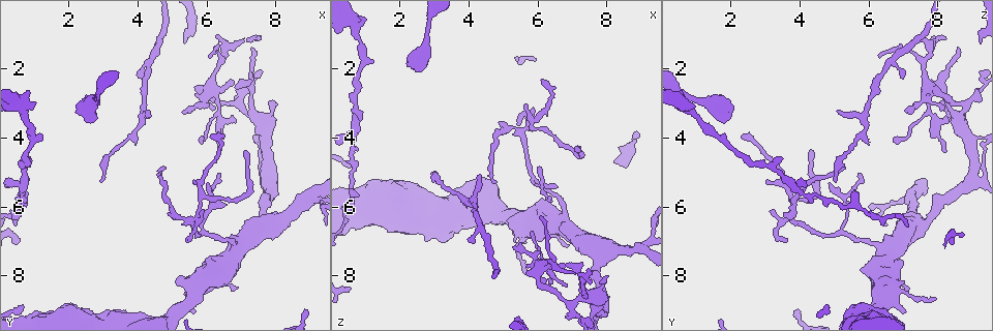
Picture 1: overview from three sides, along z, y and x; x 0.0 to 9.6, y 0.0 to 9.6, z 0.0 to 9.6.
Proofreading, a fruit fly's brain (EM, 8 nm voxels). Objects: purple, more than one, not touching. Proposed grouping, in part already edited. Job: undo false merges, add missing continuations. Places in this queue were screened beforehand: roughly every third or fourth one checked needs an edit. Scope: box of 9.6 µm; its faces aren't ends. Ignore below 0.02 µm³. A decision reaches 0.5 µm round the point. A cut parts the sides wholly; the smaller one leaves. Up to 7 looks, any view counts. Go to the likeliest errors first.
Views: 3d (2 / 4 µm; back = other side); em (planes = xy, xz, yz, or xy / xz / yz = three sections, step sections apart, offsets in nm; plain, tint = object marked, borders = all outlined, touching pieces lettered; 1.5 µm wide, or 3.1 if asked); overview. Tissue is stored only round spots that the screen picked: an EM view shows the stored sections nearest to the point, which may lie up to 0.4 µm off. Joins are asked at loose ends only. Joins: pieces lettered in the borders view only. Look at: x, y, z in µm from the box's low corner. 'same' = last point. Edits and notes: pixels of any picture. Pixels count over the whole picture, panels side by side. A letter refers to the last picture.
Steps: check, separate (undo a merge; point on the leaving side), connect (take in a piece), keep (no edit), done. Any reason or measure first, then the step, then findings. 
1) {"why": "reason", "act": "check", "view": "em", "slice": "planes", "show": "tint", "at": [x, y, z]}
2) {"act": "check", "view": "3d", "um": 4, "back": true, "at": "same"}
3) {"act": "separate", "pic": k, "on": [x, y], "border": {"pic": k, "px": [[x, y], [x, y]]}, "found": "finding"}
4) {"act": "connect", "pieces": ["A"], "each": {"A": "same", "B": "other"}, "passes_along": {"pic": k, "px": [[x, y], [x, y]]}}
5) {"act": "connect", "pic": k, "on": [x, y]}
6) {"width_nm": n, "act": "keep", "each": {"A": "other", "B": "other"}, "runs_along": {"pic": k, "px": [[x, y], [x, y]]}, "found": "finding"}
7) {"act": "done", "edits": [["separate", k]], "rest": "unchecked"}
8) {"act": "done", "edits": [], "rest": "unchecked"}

{"why": "thick end", "act": "check", "view": "3d", "um": 2, "at": [8.10, 2.95, 8.00]}

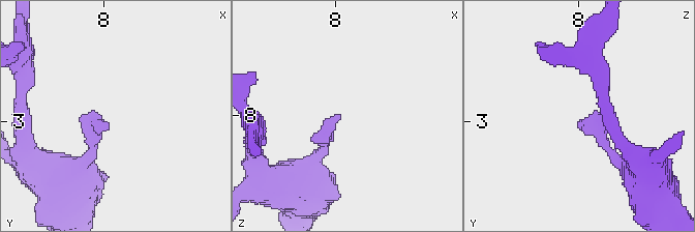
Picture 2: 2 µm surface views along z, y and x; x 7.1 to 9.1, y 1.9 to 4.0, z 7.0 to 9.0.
{"why": "need the tissue", "act": "check", "view": "em", "slice": "planes", "show": "borders", "at": [8.04, 2.98, 8.00]}

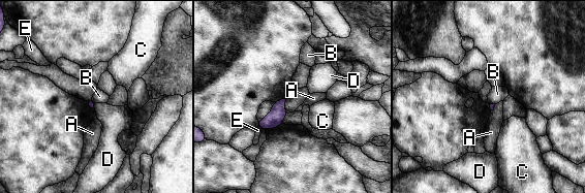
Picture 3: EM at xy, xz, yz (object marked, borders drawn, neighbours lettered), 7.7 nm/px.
{"act": "keep", "each": {"A": "other", "B": "other", "C": "other", "D": "other", "E": "other"}, "border": {"pic": 3, "px": [[285, 99], [284, 109], [287, 113]]}, "found": "no lettered piece goes on from it"}

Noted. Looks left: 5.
{"act": "check", "view": "3d", "um": 2, "at": [4.75, 4.85, 5.30]}

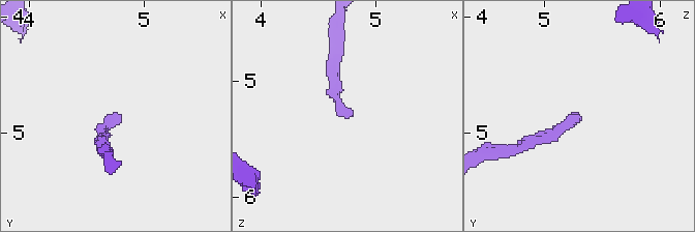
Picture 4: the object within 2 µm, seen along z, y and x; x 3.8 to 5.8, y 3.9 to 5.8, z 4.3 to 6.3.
{"why": "shape alone is not enough", "act": "check", "view": "em", "slice": "xz", "step": 8, "show": "tint", "at": [4.80, 4.84, 5.32]}

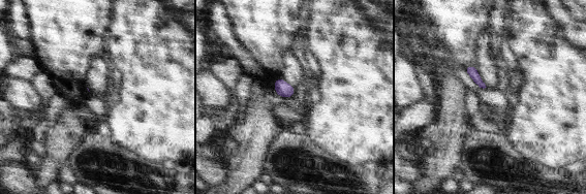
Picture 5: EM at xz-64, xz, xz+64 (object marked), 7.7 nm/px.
{"why": "another direction", "act": "check", "view": "em", "slice": "planes", "show": "borders", "at": "same"}

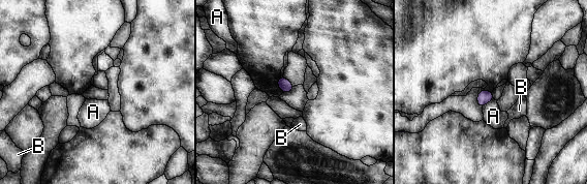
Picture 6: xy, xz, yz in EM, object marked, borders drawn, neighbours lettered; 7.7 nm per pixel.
{"act": "keep", "each": {"A": "other", "B": "other"}, "found": "none of them fits"}

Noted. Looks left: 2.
{"why": "thin end", "act": "check", "view": "em", "slice": "planes", "show": "plain", "at": [5.85, 4.00, 6.70]}

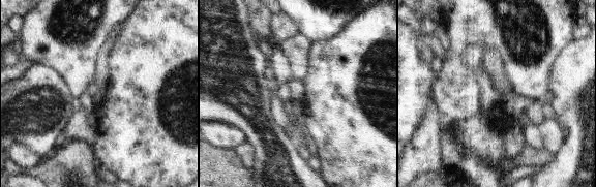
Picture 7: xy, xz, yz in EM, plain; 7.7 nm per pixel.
{"why": "what lies round it", "act": "check", "view": "em", "slice": "planes", "show": "borders", "at": "same"}

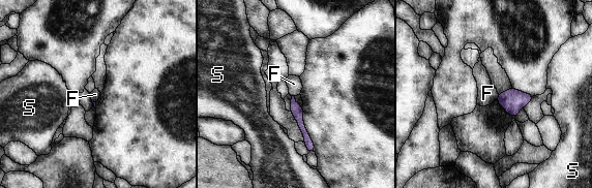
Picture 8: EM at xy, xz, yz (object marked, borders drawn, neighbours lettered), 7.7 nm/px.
{"act": "keep", "each": {"F": "other", "S": "other"}, "runs_along": {"pic": 8, "px": [[293, 101], [312, 150]]}, "found": "no lettered piece goes on from it"}

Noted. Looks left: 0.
{"act": "done", "edits": [], "rest": "unchecked"}

